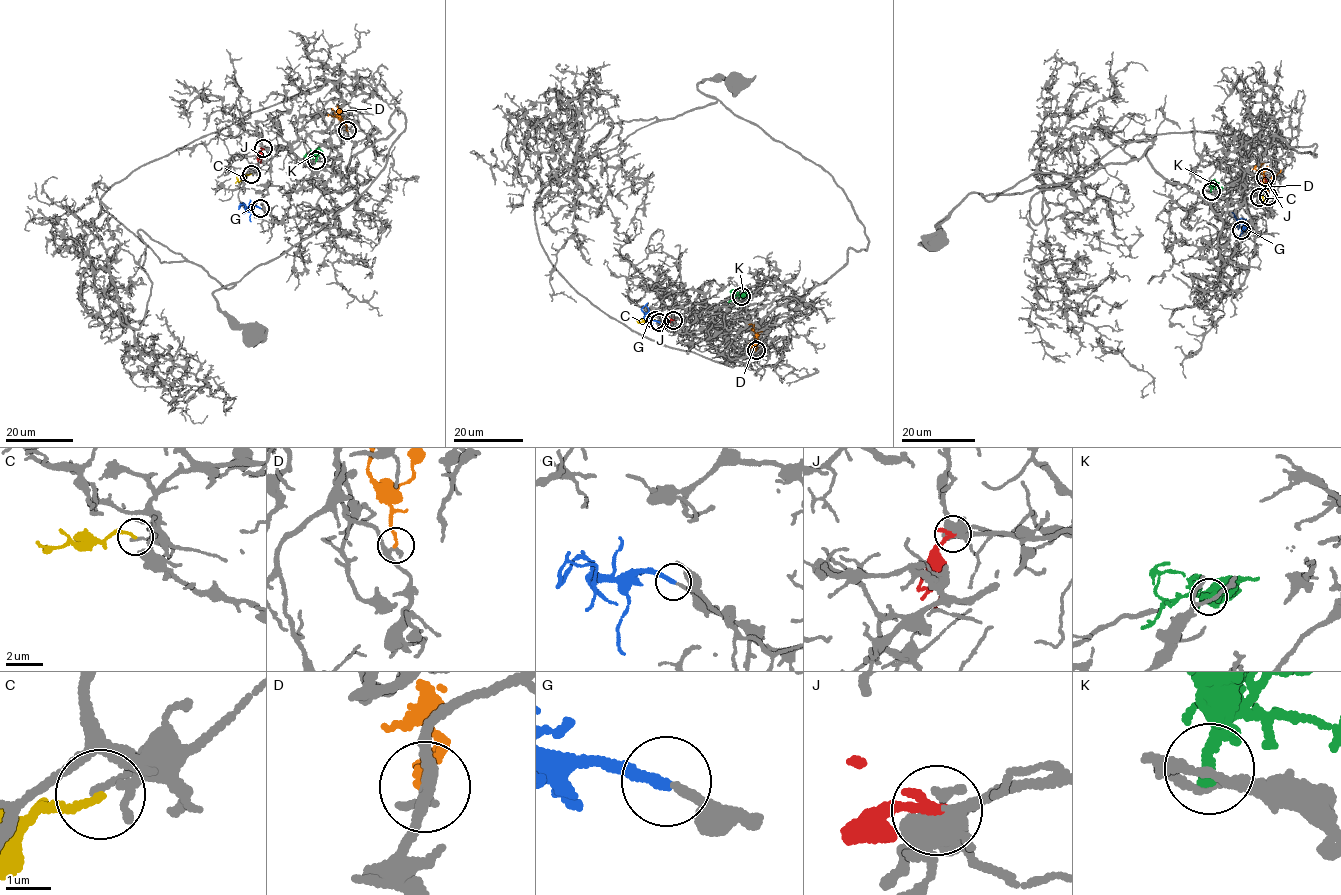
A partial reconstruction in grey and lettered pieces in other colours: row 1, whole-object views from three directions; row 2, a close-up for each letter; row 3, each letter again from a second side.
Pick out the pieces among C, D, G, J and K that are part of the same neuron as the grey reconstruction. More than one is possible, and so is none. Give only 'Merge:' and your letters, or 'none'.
Merge: G, J

